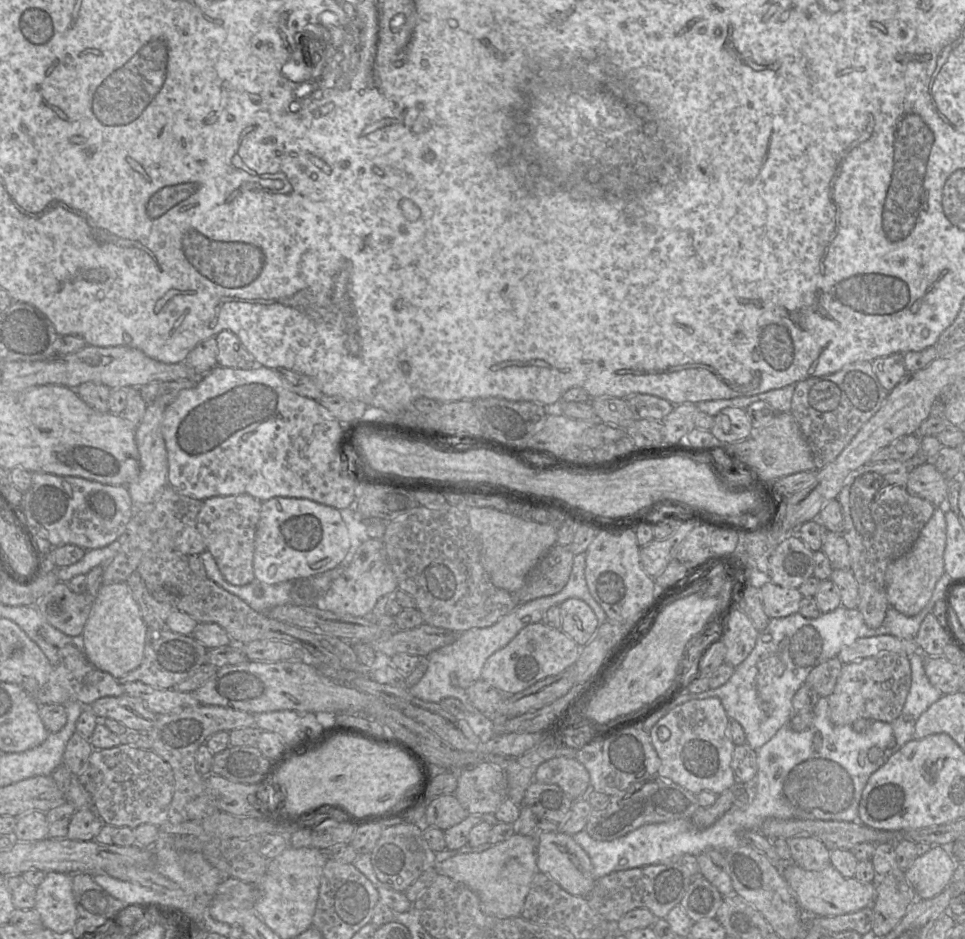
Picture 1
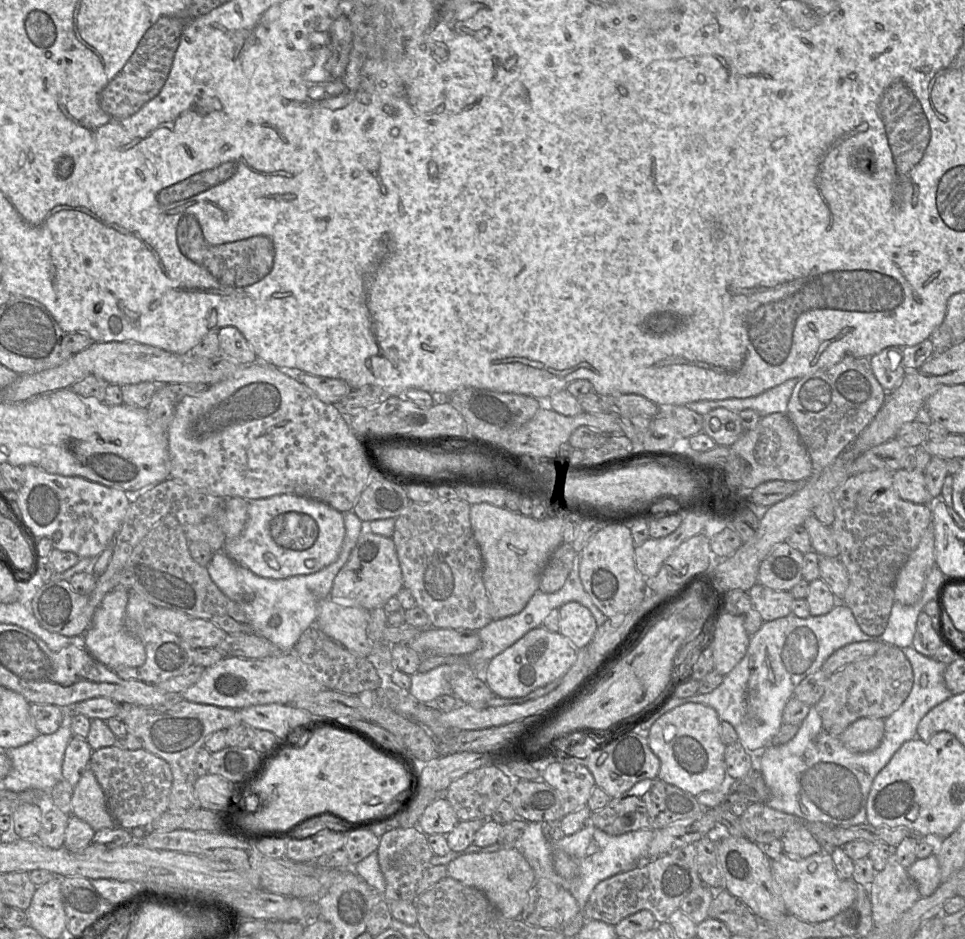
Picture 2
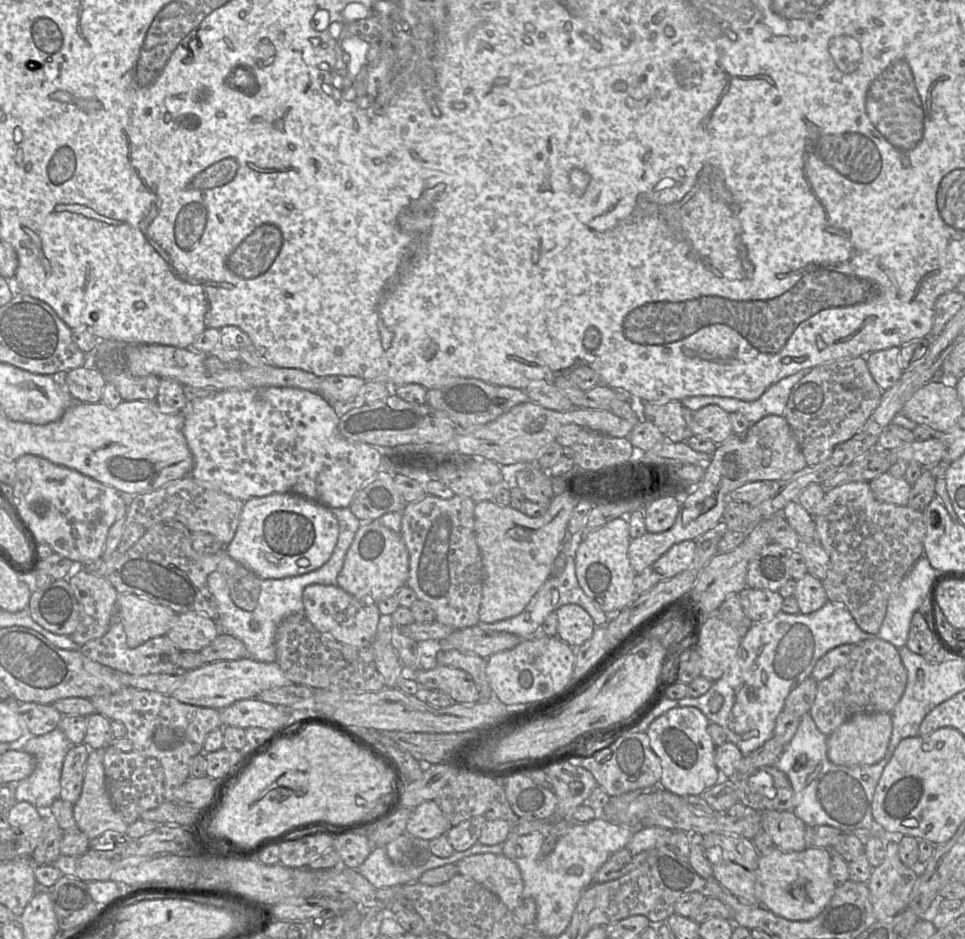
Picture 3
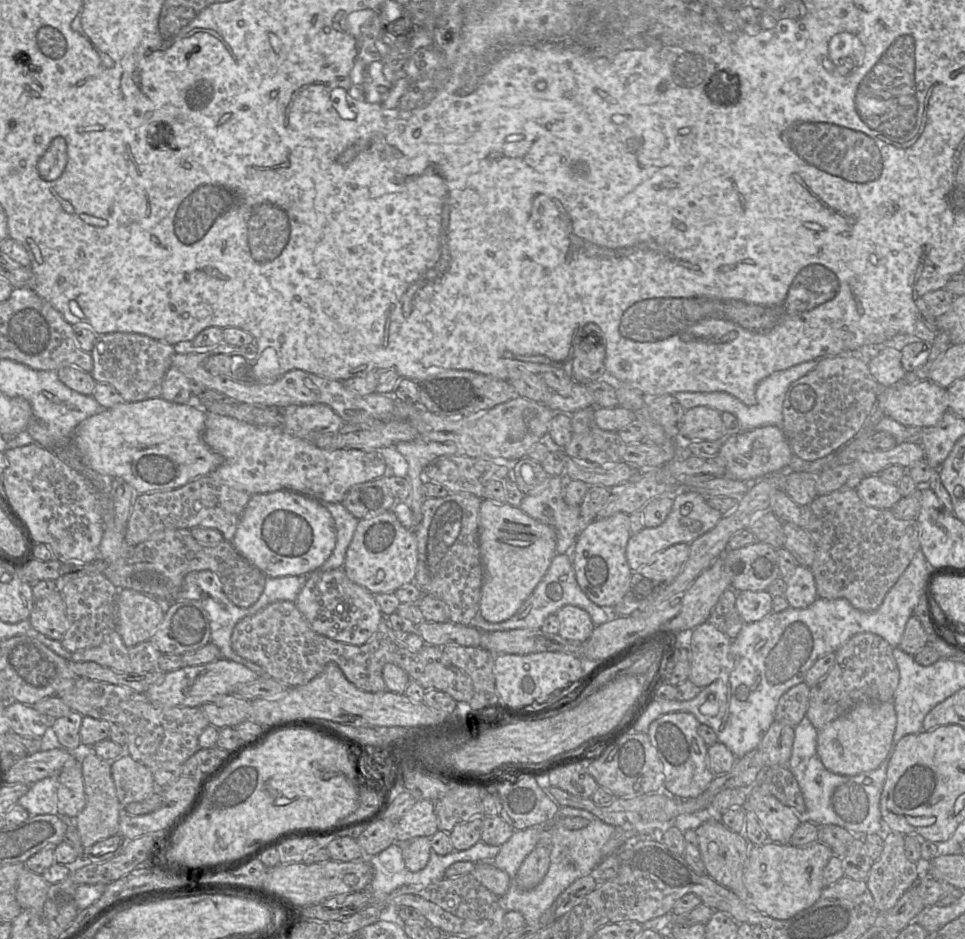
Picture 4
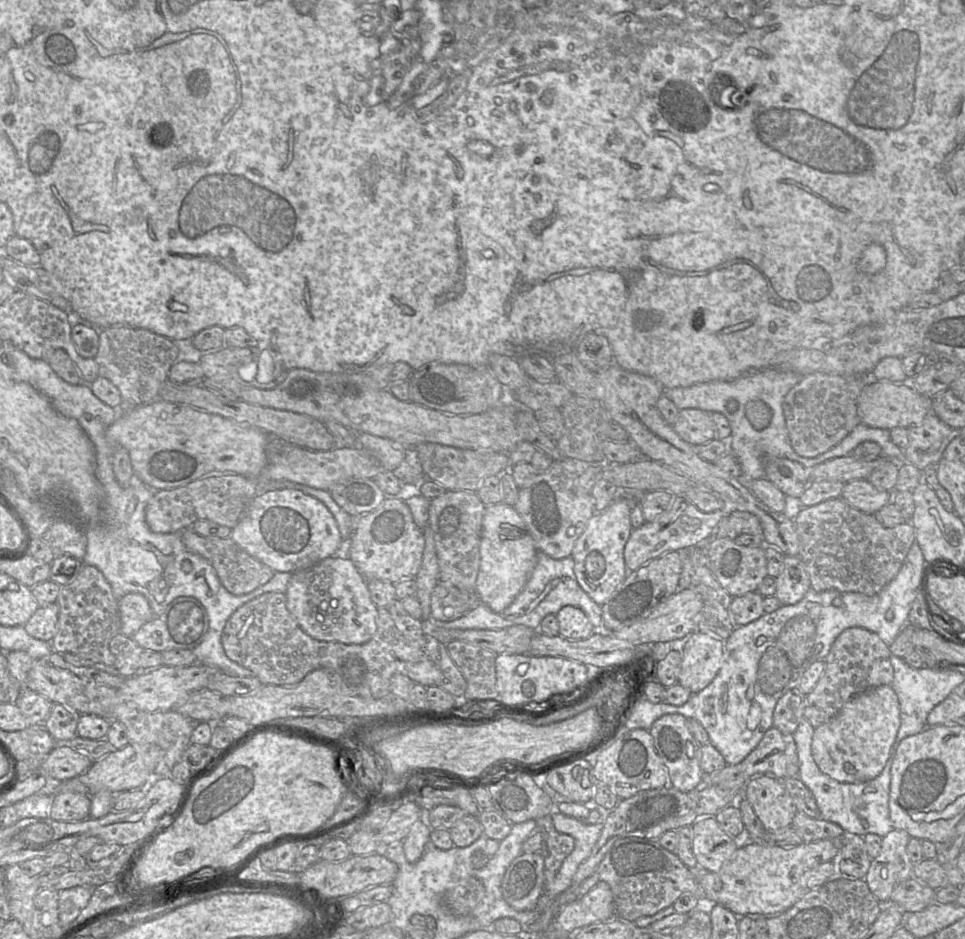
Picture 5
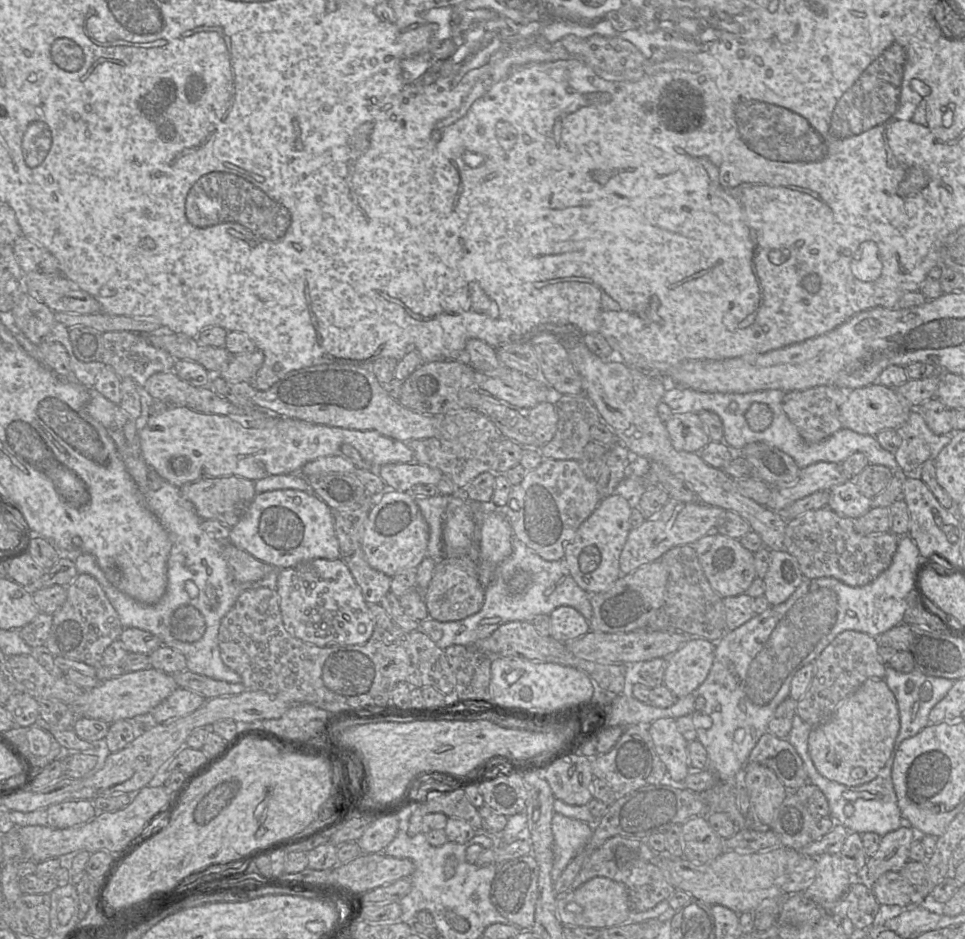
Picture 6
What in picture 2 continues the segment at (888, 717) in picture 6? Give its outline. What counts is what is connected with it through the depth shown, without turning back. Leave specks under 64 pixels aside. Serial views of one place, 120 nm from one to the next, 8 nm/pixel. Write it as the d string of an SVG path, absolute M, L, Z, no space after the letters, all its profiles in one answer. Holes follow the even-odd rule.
M863 717L851 723L838 737L851 751L870 752L876 749L884 736L884 719Z

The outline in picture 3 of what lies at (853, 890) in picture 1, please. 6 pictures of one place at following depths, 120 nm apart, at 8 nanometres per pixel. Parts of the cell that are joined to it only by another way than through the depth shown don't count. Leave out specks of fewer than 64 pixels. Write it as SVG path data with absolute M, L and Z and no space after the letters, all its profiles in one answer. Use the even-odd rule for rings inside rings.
M775 847L769 854L760 855L756 879L759 904L790 921L808 921L817 917L833 897L837 887L830 874L831 857L828 848L784 852Z

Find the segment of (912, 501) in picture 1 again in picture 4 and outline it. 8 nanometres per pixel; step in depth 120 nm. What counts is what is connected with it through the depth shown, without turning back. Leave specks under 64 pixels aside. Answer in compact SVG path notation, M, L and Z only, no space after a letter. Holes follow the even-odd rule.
M856 489L817 496L801 509L799 526L815 543L815 558L810 570L817 596L847 599L861 611L876 610L920 549L917 519L898 519L890 509L867 506Z

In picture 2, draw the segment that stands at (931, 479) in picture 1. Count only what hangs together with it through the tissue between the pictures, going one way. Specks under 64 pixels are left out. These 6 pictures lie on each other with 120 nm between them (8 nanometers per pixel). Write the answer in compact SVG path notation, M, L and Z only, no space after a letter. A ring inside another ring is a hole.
M917 470L893 472L893 486L903 500L915 504L929 504L933 499L926 488L924 473Z

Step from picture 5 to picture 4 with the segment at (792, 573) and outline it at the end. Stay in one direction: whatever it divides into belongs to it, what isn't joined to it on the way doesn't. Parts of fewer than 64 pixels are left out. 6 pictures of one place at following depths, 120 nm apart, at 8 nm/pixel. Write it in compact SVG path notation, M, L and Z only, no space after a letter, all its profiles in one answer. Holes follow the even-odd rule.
M798 565L786 584L784 597L791 608L805 609L818 598L815 579L810 568Z

